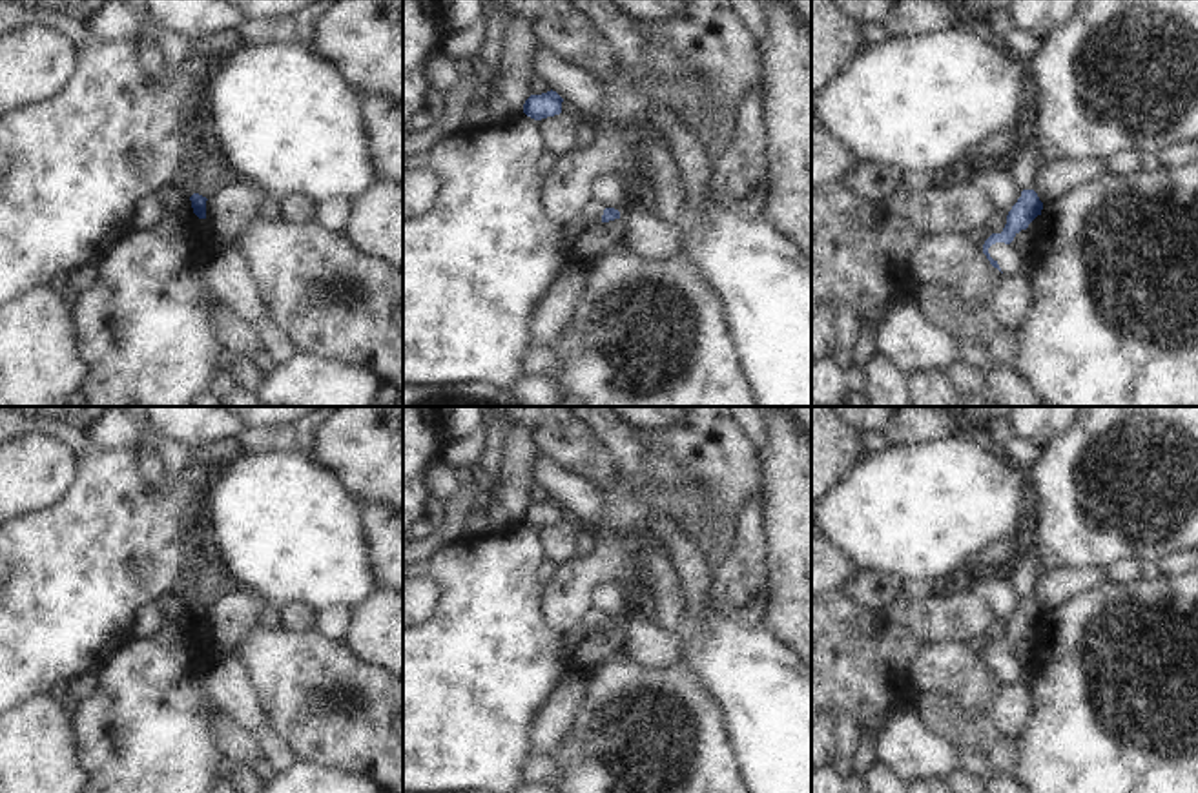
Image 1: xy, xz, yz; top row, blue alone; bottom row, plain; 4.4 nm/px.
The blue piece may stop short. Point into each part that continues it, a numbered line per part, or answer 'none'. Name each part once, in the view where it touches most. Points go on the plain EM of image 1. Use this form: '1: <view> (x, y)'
1: xy (212, 580)

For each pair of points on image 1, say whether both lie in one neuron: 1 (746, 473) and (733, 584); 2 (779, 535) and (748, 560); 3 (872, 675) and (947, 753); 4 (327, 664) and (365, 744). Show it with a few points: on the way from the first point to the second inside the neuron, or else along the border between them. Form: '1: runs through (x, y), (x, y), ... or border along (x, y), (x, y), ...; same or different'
1: border along (759, 500), (752, 498), (735, 514); different
2: border along (761, 504), (766, 544), (766, 589); different
3: border along (914, 704), (899, 708), (879, 735); different
4: runs through (349, 684), (356, 684), (365, 691), (365, 722); same

